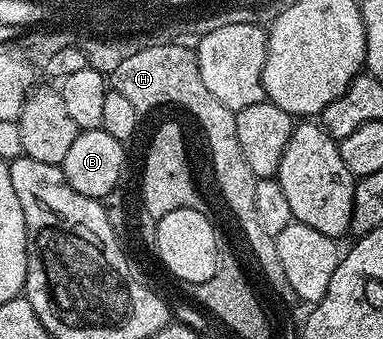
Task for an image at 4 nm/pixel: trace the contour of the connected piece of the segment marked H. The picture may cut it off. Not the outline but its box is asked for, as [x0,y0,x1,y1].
[110,48,297,302]

